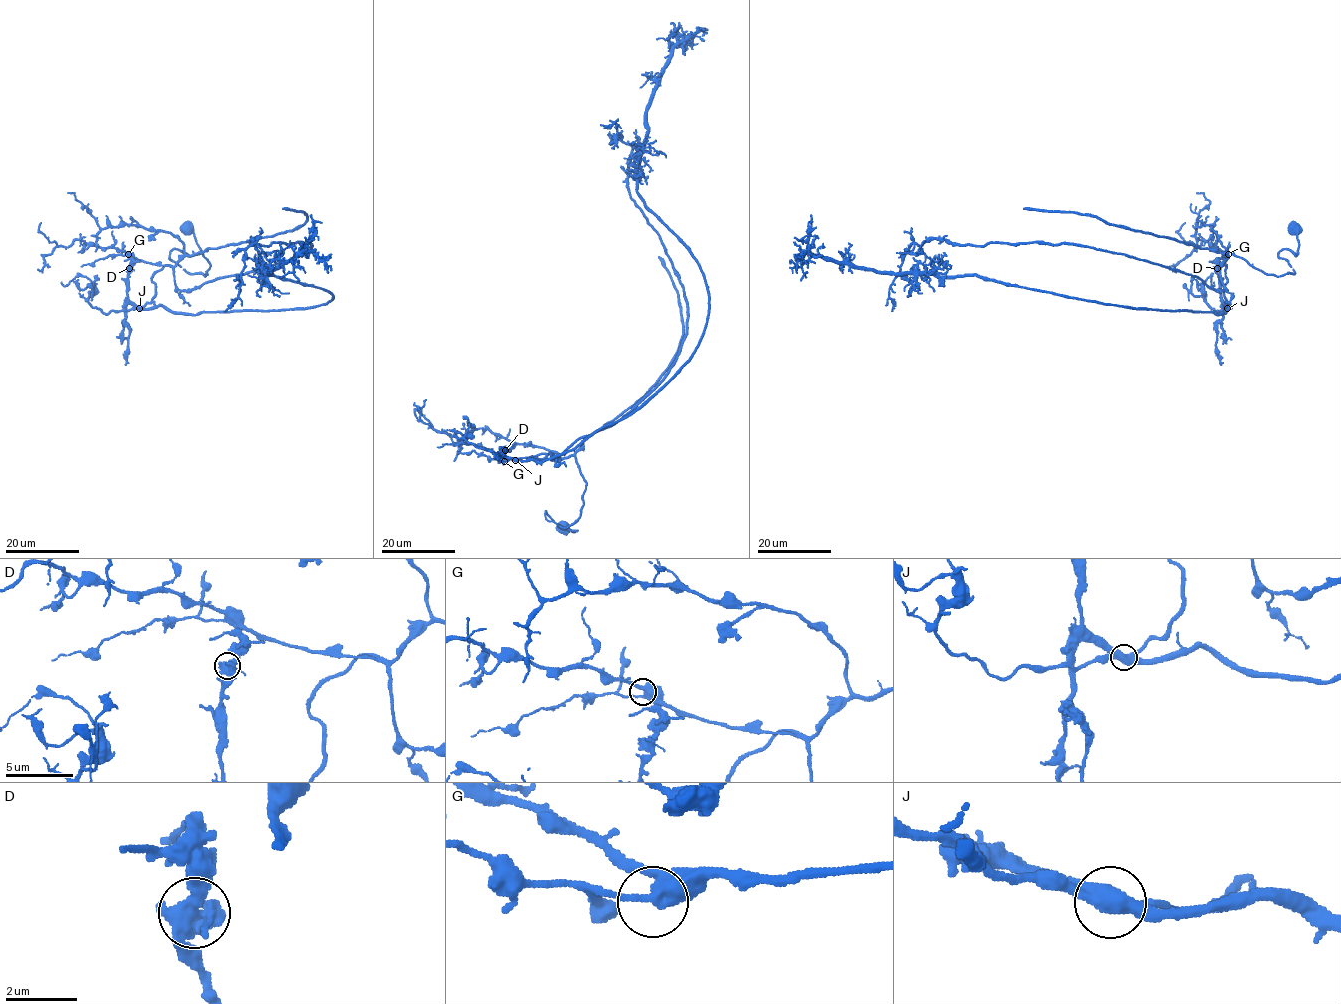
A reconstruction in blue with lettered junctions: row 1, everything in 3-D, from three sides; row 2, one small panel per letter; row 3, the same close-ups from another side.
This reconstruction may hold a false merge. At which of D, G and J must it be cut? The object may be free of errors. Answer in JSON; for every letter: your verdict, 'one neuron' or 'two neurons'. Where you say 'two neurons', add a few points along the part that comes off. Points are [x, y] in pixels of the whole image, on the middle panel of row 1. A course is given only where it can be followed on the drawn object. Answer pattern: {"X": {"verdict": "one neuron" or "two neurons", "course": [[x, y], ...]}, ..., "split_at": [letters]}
{"D": {"verdict": "one neuron"}, "G": {"verdict": "one neuron"}, "J": {"verdict": "two neurons", "course": [[515, 460], [558, 456], [631, 415], [701, 337], [704, 273], [636, 190], [652, 89], [673, 48], [687, 44]]}, "split_at": ["J"]}

